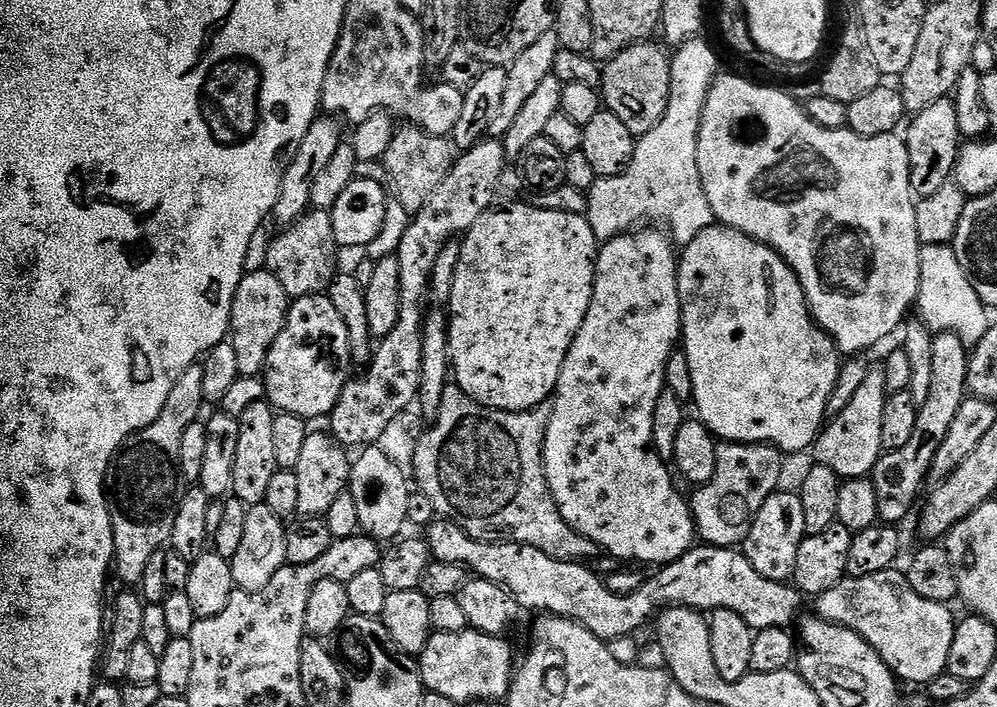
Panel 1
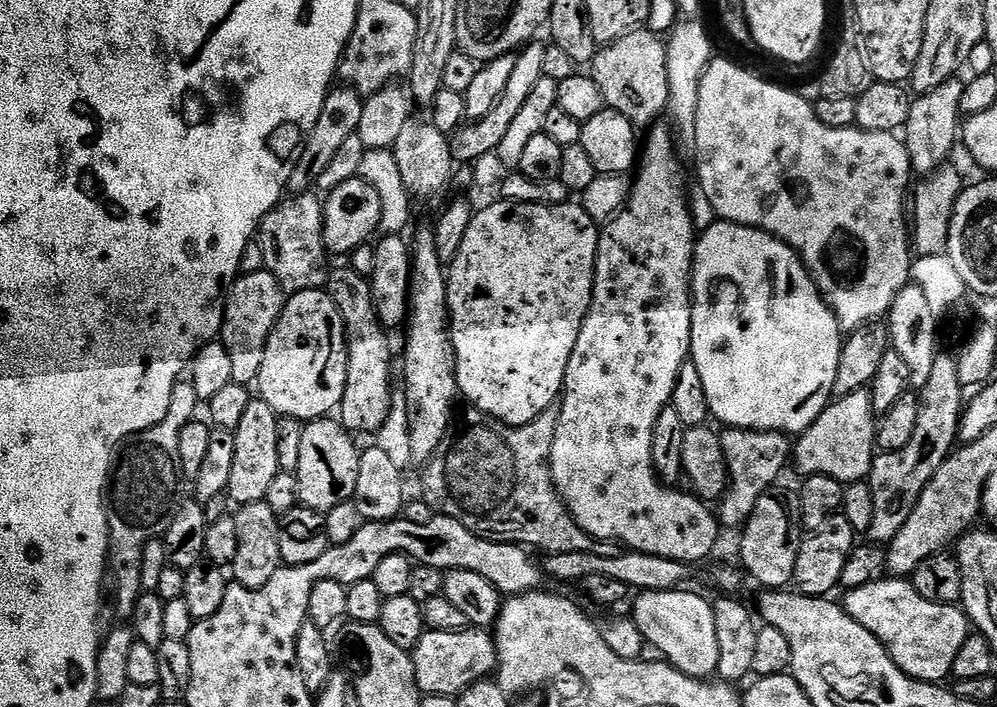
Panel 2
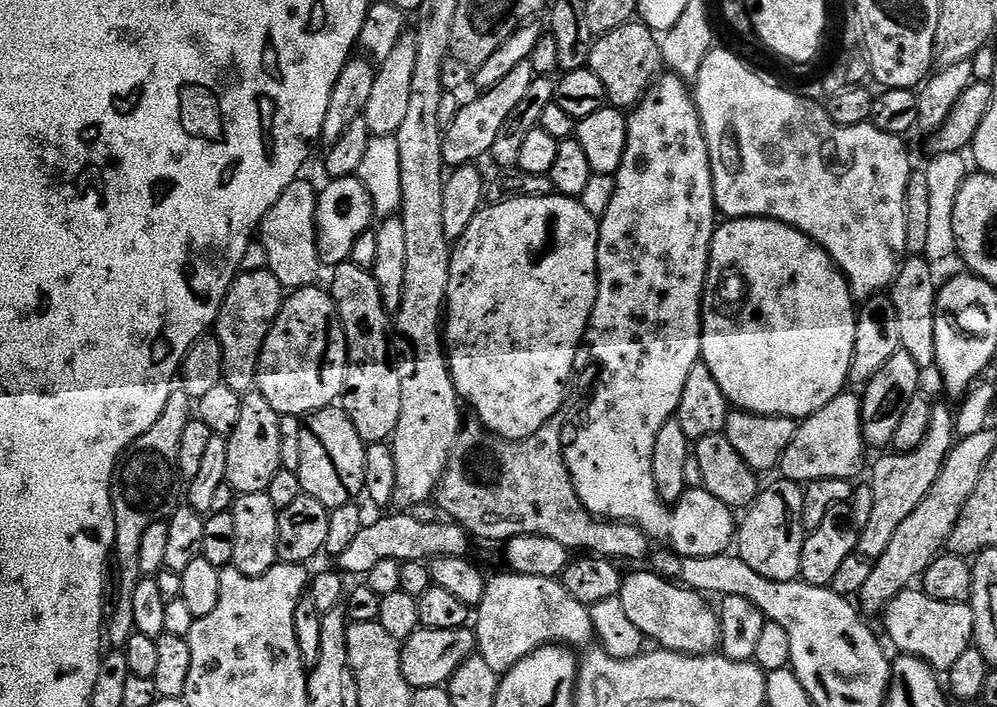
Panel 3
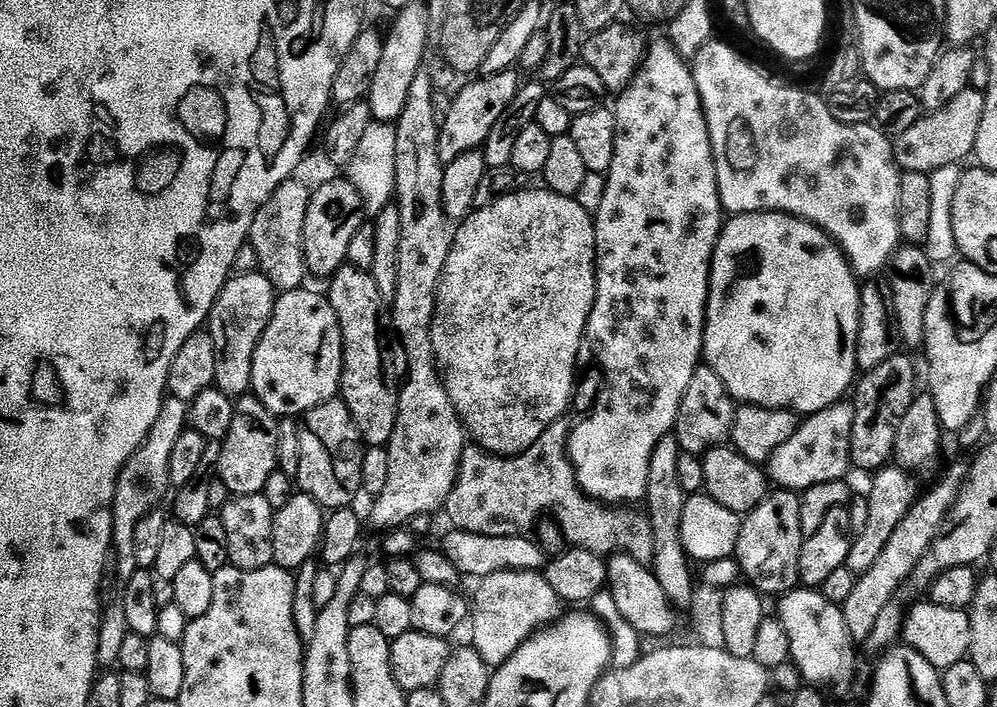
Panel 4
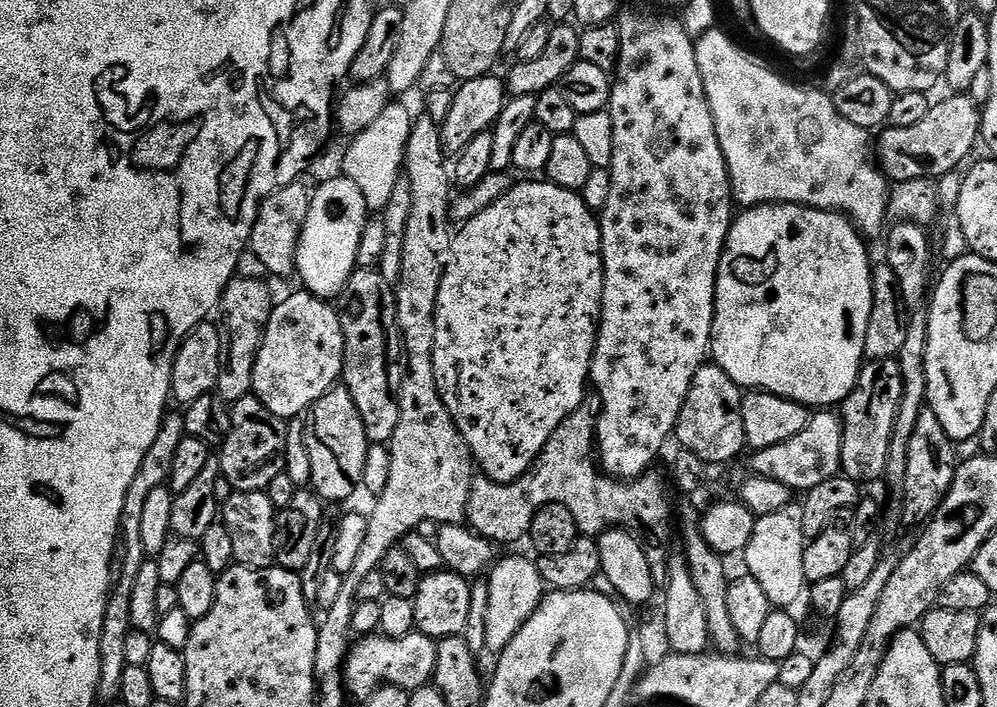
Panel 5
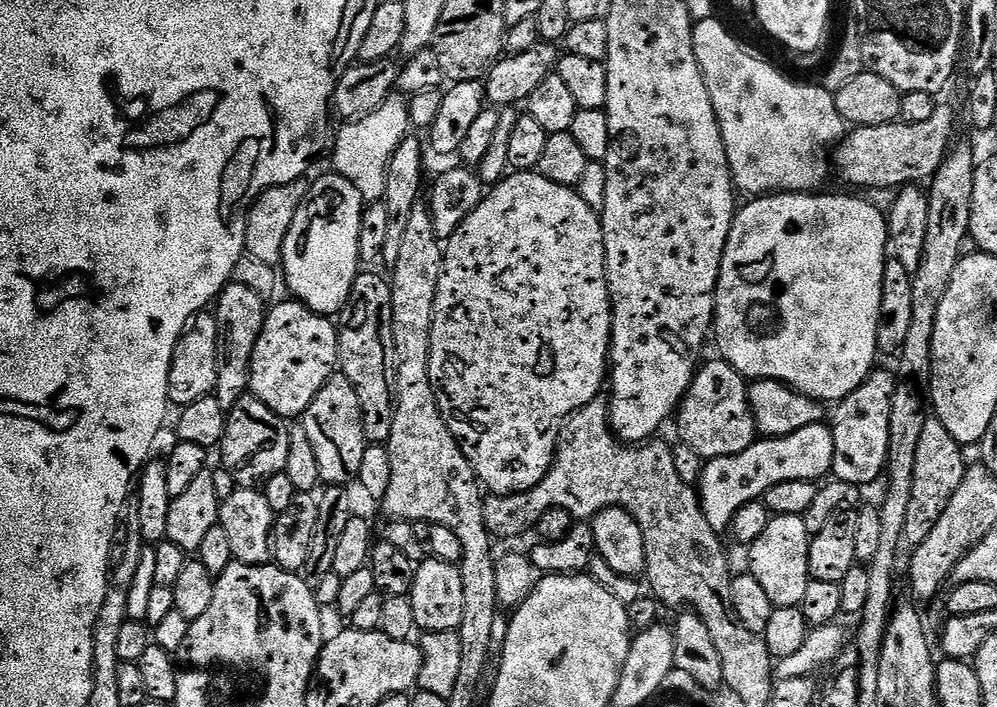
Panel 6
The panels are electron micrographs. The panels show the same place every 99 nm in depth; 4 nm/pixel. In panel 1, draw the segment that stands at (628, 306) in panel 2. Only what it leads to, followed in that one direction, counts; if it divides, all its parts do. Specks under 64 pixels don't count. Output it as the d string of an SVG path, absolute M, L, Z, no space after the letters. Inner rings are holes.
M644 226L625 235L616 236L612 240L603 241L596 254L596 281L590 298L590 310L586 310L586 318L566 354L566 362L562 362L562 374L558 374L556 391L552 400L552 413L548 419L548 429L544 439L544 469L548 479L548 488L552 492L554 502L562 514L562 518L578 534L590 538L607 555L627 562L637 560L640 564L656 564L663 566L682 558L697 543L696 523L692 517L692 505L678 490L671 485L672 472L669 465L660 459L656 449L652 447L654 434L654 406L658 406L658 398L666 391L666 362L670 362L672 353L677 351L682 340L682 314L680 313L680 295L678 294L678 252L667 231L657 230L652 226Z

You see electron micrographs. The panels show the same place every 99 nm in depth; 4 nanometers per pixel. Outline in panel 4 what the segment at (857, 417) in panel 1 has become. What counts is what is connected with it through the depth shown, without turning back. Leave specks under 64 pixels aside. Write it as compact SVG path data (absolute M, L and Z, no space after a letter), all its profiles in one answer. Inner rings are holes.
M851 403L832 404L826 410L811 413L801 423L794 438L782 442L782 446L778 446L768 459L766 472L771 483L777 489L803 494L807 488L845 479L852 463L850 442L853 430L854 410Z

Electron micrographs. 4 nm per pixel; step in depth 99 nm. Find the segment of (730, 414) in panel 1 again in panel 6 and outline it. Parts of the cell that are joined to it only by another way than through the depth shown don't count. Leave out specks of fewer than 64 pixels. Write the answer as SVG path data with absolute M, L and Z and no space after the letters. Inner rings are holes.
M777 192L777 193L775 193L775 194L765 194L765 195L763 195L763 196L761 196L761 197L759 197L759 198L752 198L752 199L749 199L749 200L748 200L748 201L747 201L747 202L748 202L748 203L749 203L749 204L748 204L748 205L746 205L746 206L745 206L745 208L744 208L744 205L743 205L743 207L741 207L741 208L740 208L740 209L739 209L739 211L737 211L737 213L736 213L736 215L735 215L735 216L733 216L733 218L732 218L732 229L731 229L731 230L730 230L730 234L729 234L729 235L728 235L728 241L727 241L727 242L726 242L726 250L725 250L725 251L724 251L724 257L723 257L723 258L722 258L722 266L721 266L721 267L720 267L720 277L719 277L719 278L718 278L718 286L717 286L717 287L716 287L716 315L715 315L715 317L714 317L714 340L715 340L715 336L716 336L716 344L717 344L717 346L718 346L718 347L720 347L720 352L719 352L719 355L720 355L720 356L721 356L721 357L722 357L722 358L723 358L723 359L724 359L724 361L725 361L725 362L727 362L727 363L728 363L728 364L729 364L729 365L730 365L730 366L734 366L734 370L738 370L738 371L739 371L739 372L740 372L740 373L742 373L742 374L743 374L743 375L744 375L744 377L745 377L745 378L747 378L747 379L748 379L748 380L749 380L749 381L754 381L754 380L777 380L777 381L778 381L778 382L782 382L782 383L783 383L783 384L789 384L789 385L790 385L790 387L791 387L791 388L793 388L793 389L794 389L794 390L798 390L798 391L799 391L799 392L801 392L801 393L802 393L802 394L806 394L806 395L807 395L807 396L809 396L809 397L810 397L810 398L814 398L814 399L815 399L815 400L819 400L819 401L821 401L821 402L829 402L829 401L828 401L828 400L832 400L832 401L831 401L831 402L839 402L839 401L842 401L842 400L845 400L845 399L846 399L846 397L847 397L847 396L849 396L849 394L850 394L850 393L852 393L852 392L853 392L853 391L854 391L854 390L858 390L858 386L862 386L862 382L863 382L863 381L864 381L864 380L866 380L866 379L867 379L867 378L868 378L868 375L869 375L869 374L870 374L870 373L872 373L872 371L873 371L873 370L874 370L874 369L875 369L875 368L876 368L876 367L877 367L877 364L876 364L876 356L877 356L877 357L878 357L878 349L877 349L877 346L876 346L876 343L877 343L877 342L878 342L878 330L879 330L879 329L880 329L880 311L881 311L881 310L882 310L882 294L883 294L883 293L884 293L884 262L885 262L885 259L886 259L886 257L887 257L887 256L888 256L888 255L889 255L889 252L890 252L890 249L889 249L889 247L888 247L888 217L887 217L887 215L885 215L885 213L883 213L883 212L880 212L880 211L879 211L879 210L878 210L878 209L876 209L876 208L875 208L875 207L874 207L874 206L873 206L873 205L872 205L872 204L871 204L871 202L870 202L870 201L869 201L869 200L868 200L868 199L867 199L867 198L865 198L865 197L864 197L864 196L863 196L863 195L860 195L860 194L852 194L852 195L856 195L856 196L820 196L820 195L824 195L824 194L817 194L817 193L816 193L816 192Z

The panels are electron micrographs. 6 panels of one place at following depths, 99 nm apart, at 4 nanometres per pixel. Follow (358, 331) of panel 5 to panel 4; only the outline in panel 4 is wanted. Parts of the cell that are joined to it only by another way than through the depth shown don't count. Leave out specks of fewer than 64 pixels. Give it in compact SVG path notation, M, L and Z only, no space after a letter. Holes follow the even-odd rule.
M349 263L330 277L330 284L332 289L327 289L326 295L334 306L334 314L338 314L344 343L344 369L339 395L350 410L365 445L368 448L383 448L394 434L400 413L397 389L392 389L384 377L384 352L380 349L380 323L386 320L386 301L371 271Z

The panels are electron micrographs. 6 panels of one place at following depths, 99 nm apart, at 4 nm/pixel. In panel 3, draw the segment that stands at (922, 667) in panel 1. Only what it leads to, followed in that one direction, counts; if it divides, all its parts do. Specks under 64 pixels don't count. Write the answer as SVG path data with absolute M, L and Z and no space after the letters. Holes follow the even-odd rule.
M909 590L888 603L882 613L883 620L897 653L917 656L940 674L947 673L954 662L958 662L958 657L966 654L974 644L971 603L938 602L925 596L923 591Z

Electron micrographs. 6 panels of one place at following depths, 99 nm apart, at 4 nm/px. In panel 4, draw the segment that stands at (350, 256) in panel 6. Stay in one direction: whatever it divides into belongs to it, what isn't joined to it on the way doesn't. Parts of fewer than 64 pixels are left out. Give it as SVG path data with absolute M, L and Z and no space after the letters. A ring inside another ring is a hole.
M347 178L328 180L320 189L317 187L308 207L304 231L304 257L309 273L313 277L330 278L339 268L343 268L348 258L350 242L354 242L354 234L358 234L365 222L366 213L362 198Z

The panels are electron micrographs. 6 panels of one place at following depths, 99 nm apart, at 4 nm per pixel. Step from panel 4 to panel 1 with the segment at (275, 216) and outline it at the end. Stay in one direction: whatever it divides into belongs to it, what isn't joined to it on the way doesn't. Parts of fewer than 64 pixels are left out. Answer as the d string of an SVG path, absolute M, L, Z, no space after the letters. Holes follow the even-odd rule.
M309 210L283 229L281 236L271 237L268 246L267 271L282 282L282 290L290 298L319 296L327 293L332 279L338 275L336 252L338 245L334 238L334 222L331 211Z

